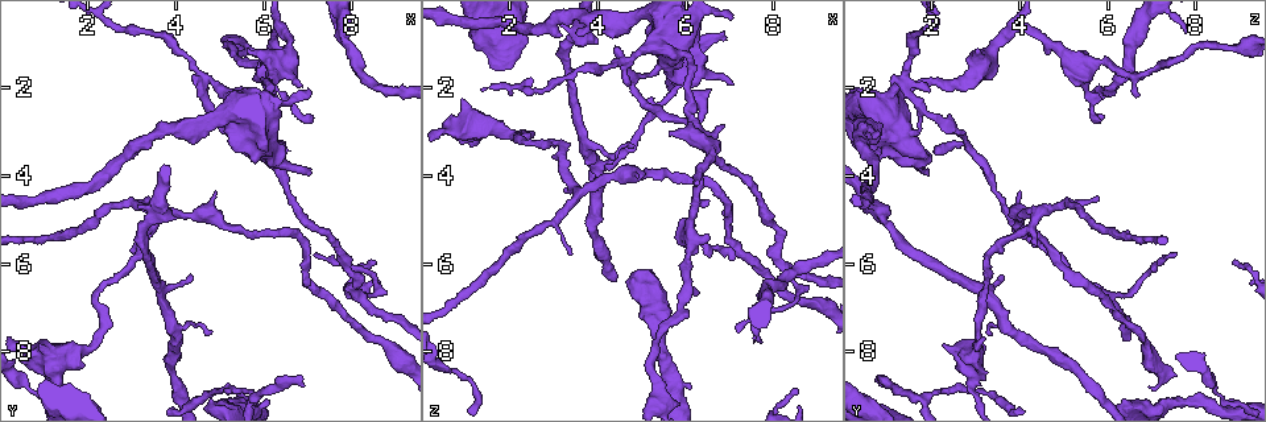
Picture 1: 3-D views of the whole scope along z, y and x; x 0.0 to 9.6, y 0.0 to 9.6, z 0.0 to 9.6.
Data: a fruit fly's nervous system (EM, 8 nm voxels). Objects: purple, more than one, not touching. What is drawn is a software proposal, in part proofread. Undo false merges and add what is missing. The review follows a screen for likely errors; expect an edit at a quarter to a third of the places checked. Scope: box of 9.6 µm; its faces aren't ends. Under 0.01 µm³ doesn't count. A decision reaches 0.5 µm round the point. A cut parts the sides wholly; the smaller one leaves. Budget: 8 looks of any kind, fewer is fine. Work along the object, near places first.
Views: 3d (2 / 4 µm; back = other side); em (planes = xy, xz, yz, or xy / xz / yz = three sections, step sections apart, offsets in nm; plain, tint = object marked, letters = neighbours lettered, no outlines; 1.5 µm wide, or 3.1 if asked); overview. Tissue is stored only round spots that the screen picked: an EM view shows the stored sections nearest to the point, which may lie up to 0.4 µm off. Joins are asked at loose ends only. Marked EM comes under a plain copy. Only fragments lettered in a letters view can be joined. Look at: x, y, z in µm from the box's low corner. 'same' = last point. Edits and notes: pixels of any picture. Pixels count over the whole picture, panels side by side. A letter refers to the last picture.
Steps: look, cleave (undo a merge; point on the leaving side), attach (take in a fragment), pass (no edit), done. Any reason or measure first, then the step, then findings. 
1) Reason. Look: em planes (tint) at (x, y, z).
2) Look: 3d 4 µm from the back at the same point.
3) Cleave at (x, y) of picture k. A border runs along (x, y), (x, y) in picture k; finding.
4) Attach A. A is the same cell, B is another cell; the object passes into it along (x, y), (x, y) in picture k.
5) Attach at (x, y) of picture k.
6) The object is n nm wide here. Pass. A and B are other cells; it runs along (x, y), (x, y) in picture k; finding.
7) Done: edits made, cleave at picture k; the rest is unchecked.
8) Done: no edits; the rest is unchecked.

An open end. Look: em xy step 4 (letters) at (6.85, 1.95, 2.90).

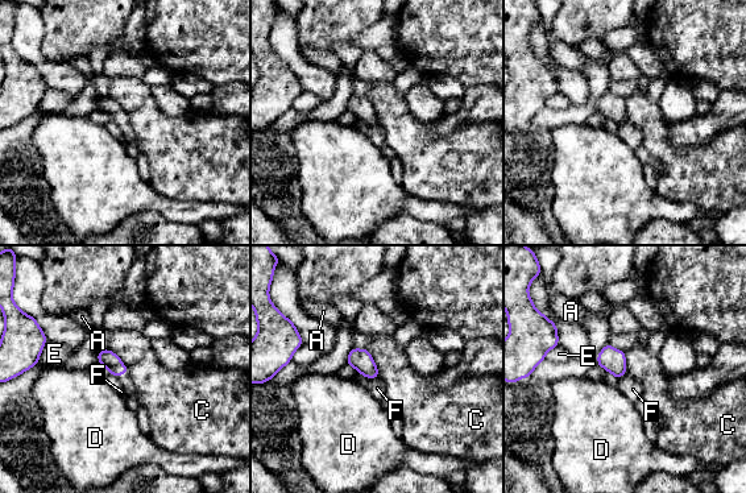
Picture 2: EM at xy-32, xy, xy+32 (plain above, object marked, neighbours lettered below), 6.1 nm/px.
Pass. A, C, D, E and F are other cells; a border runs along (108, 349), (119, 357), (129, 372) in picture 2; no lettered fragment goes on from it.

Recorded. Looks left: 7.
An open end. Look: em planes (tint) at (7.15, 3.90, 1.90).

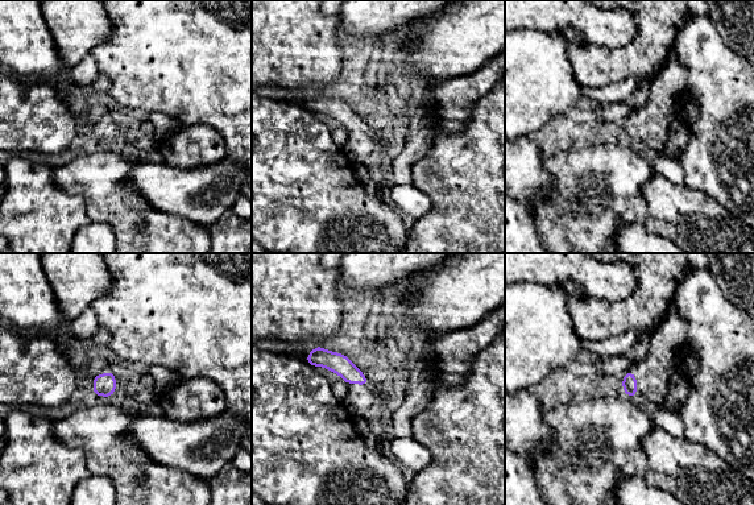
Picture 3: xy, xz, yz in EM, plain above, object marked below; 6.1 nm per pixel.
See the neighbours. Look: em planes (letters) at the same point.

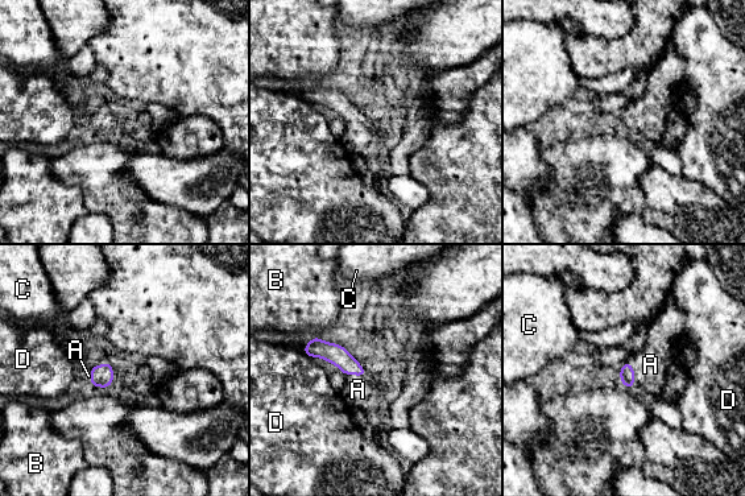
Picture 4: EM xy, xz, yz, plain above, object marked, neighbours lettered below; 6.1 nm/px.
Attach A. A is the same cell, B, C and D are other cells; the object passes into it along (626, 373), (633, 375), (650, 364) in picture 4; the neuron continues.

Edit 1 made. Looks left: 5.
Done: edits made, attach at picture 4; the rest is unchecked.

